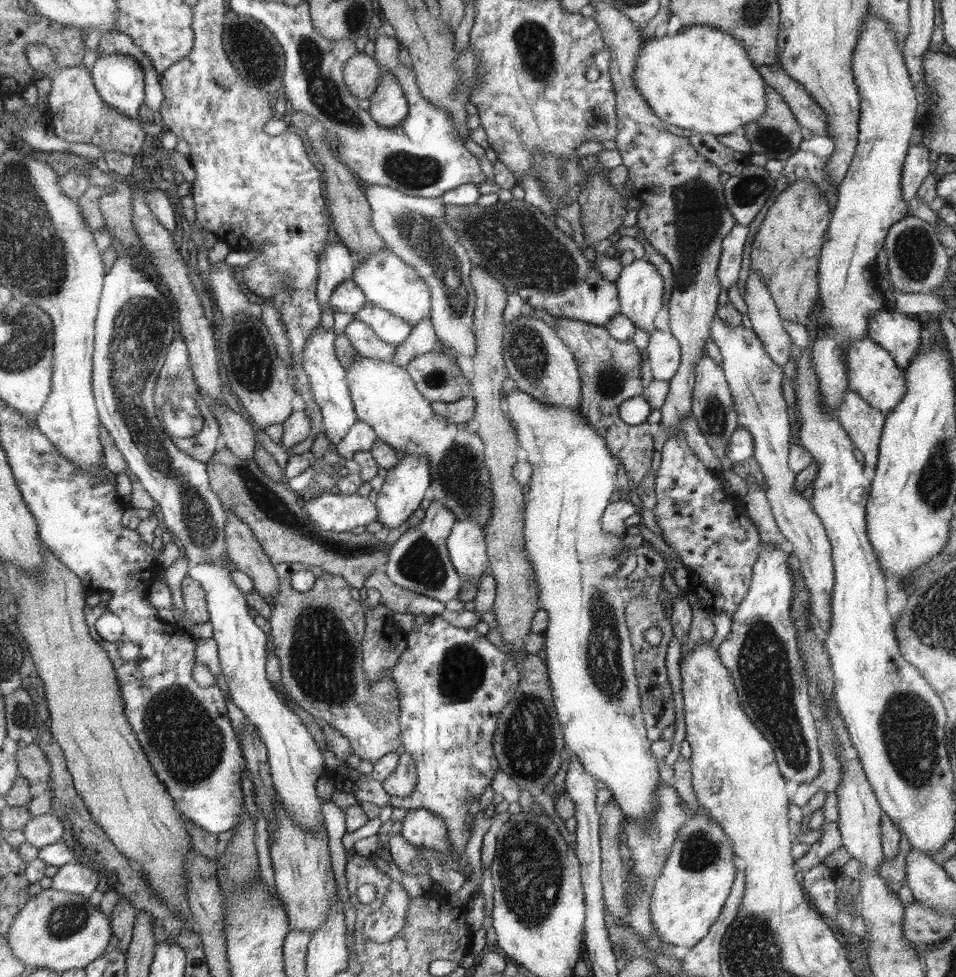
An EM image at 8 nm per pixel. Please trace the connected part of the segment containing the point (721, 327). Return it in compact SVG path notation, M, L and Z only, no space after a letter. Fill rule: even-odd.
M717 315L712 321L712 342L715 342L722 354L722 371L730 384L731 394L734 396L734 408L739 415L740 427L750 432L754 442L753 457L757 458L761 471L765 476L765 493L771 506L772 514L777 522L780 532L787 538L789 549L792 551L793 559L798 564L802 580L808 587L811 594L810 609L815 618L819 618L819 633L823 638L826 632L831 630L833 622L832 596L835 587L834 571L834 551L831 549L831 541L828 538L826 527L822 519L816 514L811 503L794 489L794 478L796 474L790 470L786 460L788 460L788 446L790 446L790 416L786 408L786 400L782 396L780 384L782 384L782 368L771 359L770 354L763 347L762 340L759 339L754 330L745 328L743 324L736 327L728 327Z

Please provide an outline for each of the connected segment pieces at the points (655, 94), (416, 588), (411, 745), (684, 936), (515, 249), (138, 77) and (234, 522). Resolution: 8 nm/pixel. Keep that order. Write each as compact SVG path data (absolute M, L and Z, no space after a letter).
M708 25L683 26L675 34L644 40L639 48L633 78L635 87L658 118L692 133L730 134L761 117L767 109L767 81L751 61L743 43L726 31Z
M433 500L425 510L425 517L403 533L389 550L384 564L384 572L388 579L401 588L443 603L457 598L463 580L452 566L447 551L447 538L456 521L457 518L451 510L441 502Z
M434 615L407 633L407 649L399 658L391 674L399 690L402 706L402 739L404 752L416 763L416 787L410 797L394 797L392 808L408 810L426 809L446 823L448 839L452 851L464 857L468 842L468 804L464 798L480 796L484 788L494 779L499 762L492 752L492 736L495 736L496 722L505 706L512 702L522 679L522 671L504 651L480 635L474 627L467 629L454 627L448 618Z
M689 814L668 853L663 872L650 888L652 925L662 942L690 948L708 935L729 897L737 873L735 865L741 864L724 828L712 818Z
M509 200L497 201L490 206L445 206L445 221L456 231L458 240L464 245L470 260L476 266L488 269L500 282L504 283L508 294L518 294L524 303L535 310L546 310L556 318L580 320L595 326L604 326L620 313L618 287L615 282L605 279L584 257L580 246L572 236L556 227L542 210L529 202Z
M103 54L98 57L89 73L96 90L106 105L126 117L132 118L138 114L144 102L144 71L135 58L125 54Z
M232 513L227 516L226 543L226 556L230 562L250 576L255 583L254 590L272 604L280 586L275 565L256 540L252 529Z

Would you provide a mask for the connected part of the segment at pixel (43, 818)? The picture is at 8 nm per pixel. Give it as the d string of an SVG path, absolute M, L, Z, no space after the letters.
M42 814L30 820L23 829L26 845L36 849L58 843L65 834L66 829L58 817L52 814Z

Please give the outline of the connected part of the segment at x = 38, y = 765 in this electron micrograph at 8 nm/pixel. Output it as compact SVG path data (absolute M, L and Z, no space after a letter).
M17 741L15 753L20 777L28 780L30 785L49 784L52 778L51 766L47 755L36 743Z

